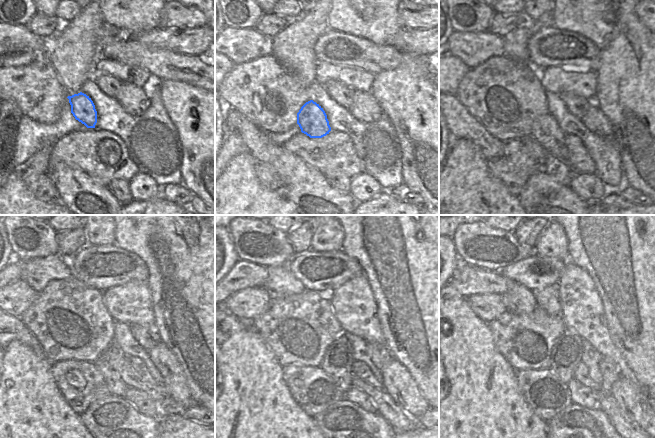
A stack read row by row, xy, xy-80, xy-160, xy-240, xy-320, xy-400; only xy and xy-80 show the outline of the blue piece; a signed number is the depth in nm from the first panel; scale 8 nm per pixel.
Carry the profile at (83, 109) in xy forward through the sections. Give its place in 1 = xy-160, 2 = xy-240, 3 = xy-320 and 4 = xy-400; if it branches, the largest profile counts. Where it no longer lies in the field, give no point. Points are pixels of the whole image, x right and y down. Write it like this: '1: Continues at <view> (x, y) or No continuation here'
1: Continues at xy-160 (546, 132)
2: Continues at xy-240 (166, 406)
3: Continues at xy-320 (386, 407)
4: Continues at xy-400 (605, 402)

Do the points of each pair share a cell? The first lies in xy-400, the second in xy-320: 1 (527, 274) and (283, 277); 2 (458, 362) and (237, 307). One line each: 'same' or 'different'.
1: different
2: different

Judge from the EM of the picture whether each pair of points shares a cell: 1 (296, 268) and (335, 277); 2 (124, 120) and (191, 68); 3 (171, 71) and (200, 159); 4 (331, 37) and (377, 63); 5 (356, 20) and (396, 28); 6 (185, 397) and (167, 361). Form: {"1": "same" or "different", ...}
{"1": "same", "2": "different", "3": "different", "4": "same", "5": "same", "6": "same"}

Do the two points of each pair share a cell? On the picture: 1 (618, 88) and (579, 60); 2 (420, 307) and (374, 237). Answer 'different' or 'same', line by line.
1: different
2: same

